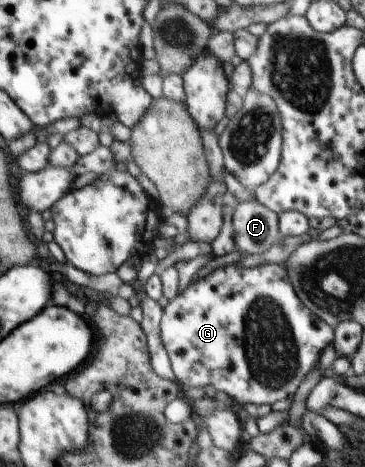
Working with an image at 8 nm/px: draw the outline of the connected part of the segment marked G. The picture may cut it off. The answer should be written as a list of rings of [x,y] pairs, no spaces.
[[[264,262],[256,268],[244,268],[233,264],[224,268],[217,268],[217,270],[206,276],[205,279],[189,285],[183,293],[178,294],[168,303],[165,308],[162,308],[160,336],[163,347],[169,356],[176,380],[182,388],[211,385],[217,391],[227,394],[235,403],[236,408],[240,405],[242,406],[242,404],[272,405],[278,400],[287,399],[289,395],[295,393],[306,374],[314,366],[319,366],[322,350],[328,344],[333,343],[334,340],[334,329],[330,328],[324,321],[318,319],[316,315],[313,315],[313,312],[310,312],[302,304],[302,301],[297,298],[296,293],[286,278],[286,271],[283,265]]]

